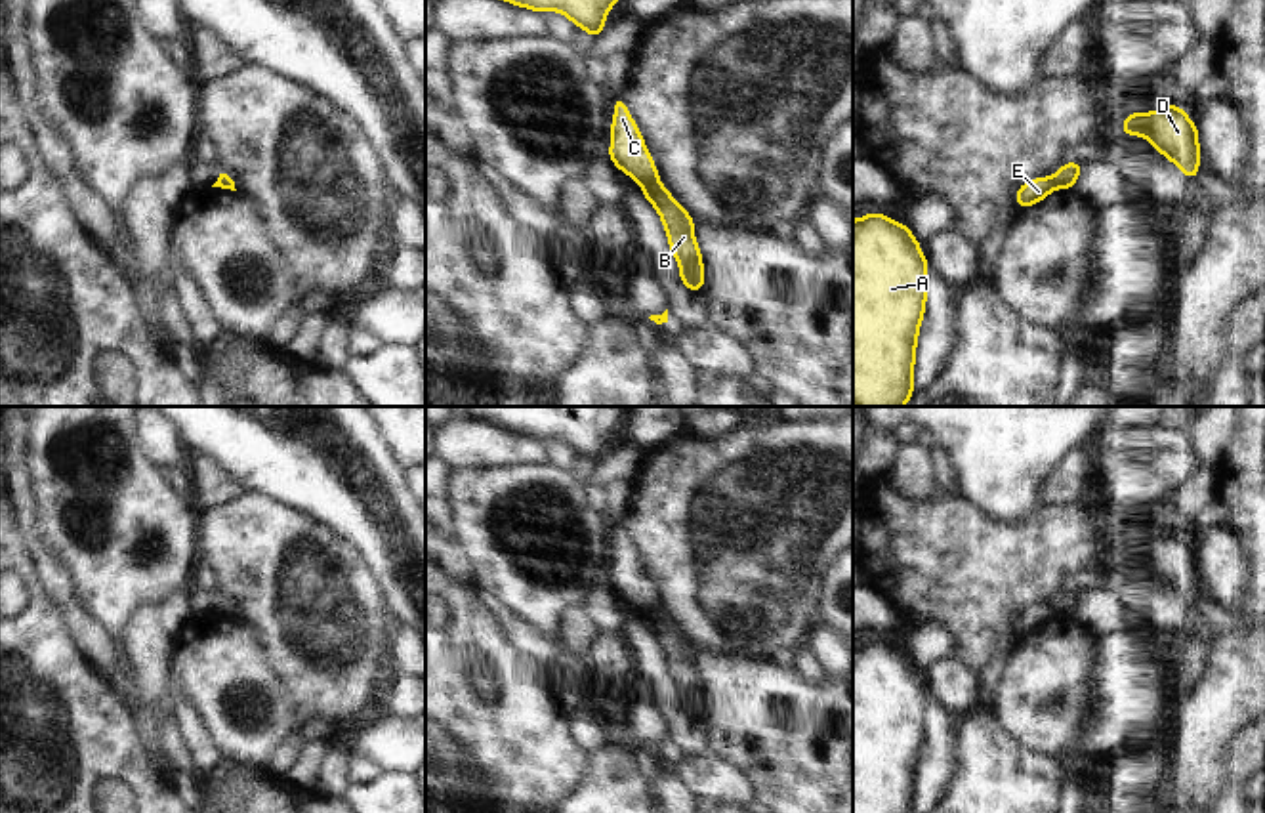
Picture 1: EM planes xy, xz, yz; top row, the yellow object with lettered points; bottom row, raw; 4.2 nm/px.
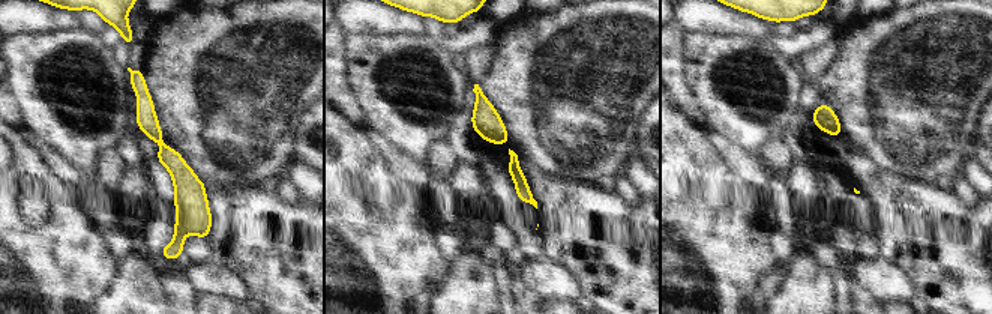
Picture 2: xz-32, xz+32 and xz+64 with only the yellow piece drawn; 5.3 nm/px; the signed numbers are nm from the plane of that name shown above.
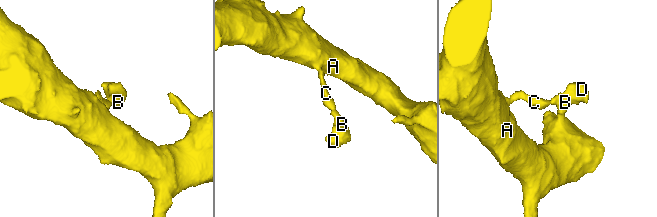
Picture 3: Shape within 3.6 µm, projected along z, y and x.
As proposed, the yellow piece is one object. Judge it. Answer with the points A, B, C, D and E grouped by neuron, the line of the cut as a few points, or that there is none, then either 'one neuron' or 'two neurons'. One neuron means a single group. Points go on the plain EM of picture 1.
groups A C E / B D; cut xz (659, 607), (643, 613); two neurons

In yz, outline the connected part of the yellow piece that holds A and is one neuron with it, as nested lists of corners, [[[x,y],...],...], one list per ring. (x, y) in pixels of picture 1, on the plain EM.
[[[878,639],[853,647],[853,813],[912,813],[925,712],[927,683],[906,651]]]

